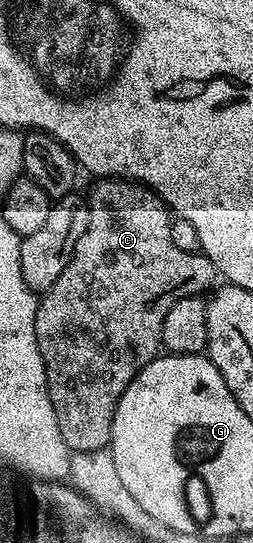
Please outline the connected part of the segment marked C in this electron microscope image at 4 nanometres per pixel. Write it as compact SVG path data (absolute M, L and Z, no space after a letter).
M110 177L100 178L96 183L99 184L92 189L91 196L86 196L85 199L91 218L89 229L85 229L85 233L81 233L81 237L75 241L75 252L65 273L61 273L61 277L57 277L57 281L53 281L49 290L42 292L35 318L37 349L41 349L41 357L45 361L47 388L49 389L49 397L53 401L53 413L57 413L57 425L61 429L61 437L65 441L65 445L75 453L101 450L110 444L113 413L117 411L117 401L121 401L121 393L125 393L125 389L129 389L133 377L137 377L137 373L141 373L141 369L145 365L149 365L151 360L160 354L165 313L169 313L169 309L173 309L173 305L177 305L177 301L181 301L181 297L202 296L203 290L214 279L217 279L213 261L209 261L207 255L199 251L182 251L177 249L177 245L173 245L172 212L151 188L129 179L112 179Z

